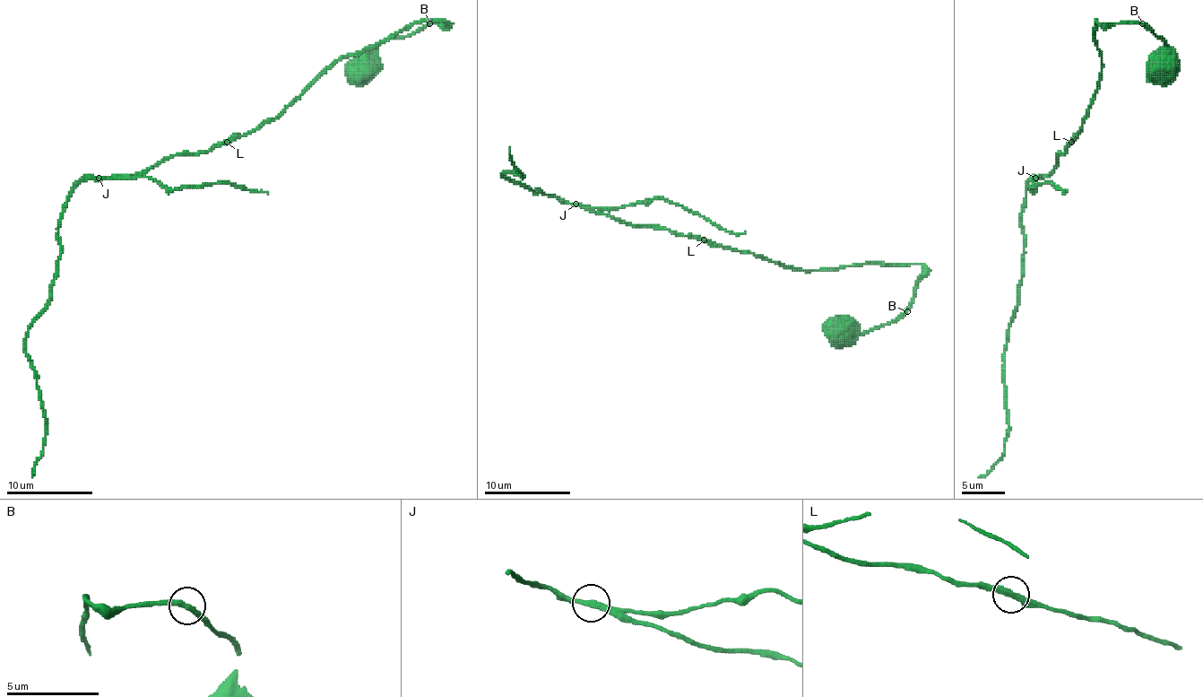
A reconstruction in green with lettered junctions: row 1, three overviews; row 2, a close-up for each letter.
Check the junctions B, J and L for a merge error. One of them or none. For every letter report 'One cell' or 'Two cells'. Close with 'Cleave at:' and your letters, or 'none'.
B: One cell
J: Two cells
L: One cell
Cleave at: J

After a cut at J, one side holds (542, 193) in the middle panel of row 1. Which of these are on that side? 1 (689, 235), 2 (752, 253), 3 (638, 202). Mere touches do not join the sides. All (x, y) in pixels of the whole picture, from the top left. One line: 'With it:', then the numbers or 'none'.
With it: 1, 2

